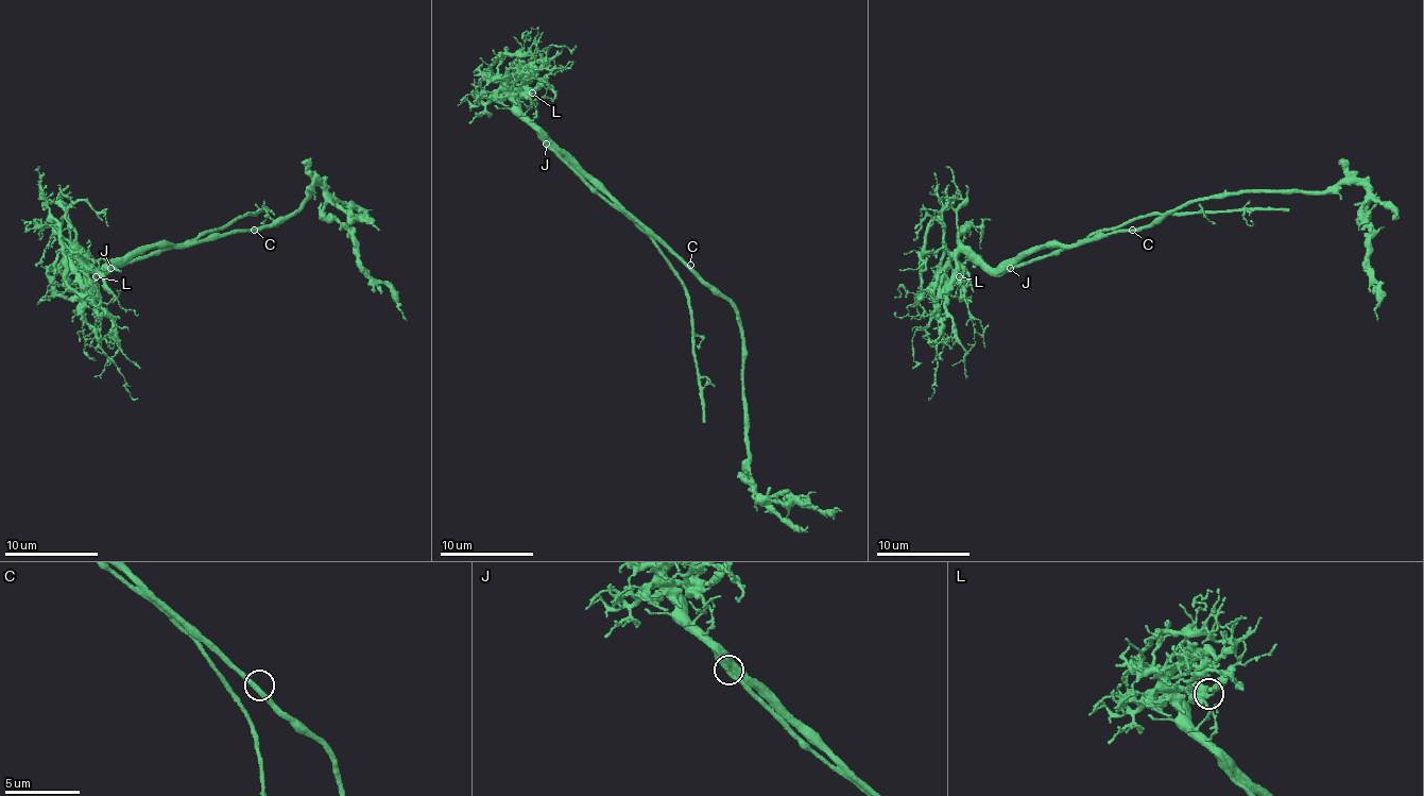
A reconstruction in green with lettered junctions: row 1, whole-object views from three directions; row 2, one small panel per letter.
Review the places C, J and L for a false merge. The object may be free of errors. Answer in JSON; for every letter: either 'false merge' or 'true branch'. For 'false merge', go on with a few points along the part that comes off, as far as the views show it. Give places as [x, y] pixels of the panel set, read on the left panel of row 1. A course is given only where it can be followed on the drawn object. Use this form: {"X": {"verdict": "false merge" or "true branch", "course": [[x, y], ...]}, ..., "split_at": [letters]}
{"C": {"verdict": "true branch"}, "J": {"verdict": "true branch"}, "L": {"verdict": "true branch"}, "split_at": []}

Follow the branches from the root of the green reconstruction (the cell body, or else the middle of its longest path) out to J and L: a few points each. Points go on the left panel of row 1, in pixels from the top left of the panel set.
J: (250, 230), (199, 235), (185, 244), (173, 244), (109, 268)
L: (250, 230), (199, 235), (182, 244), (147, 244), (103, 268), (93, 268), (74, 253), (96, 276)

